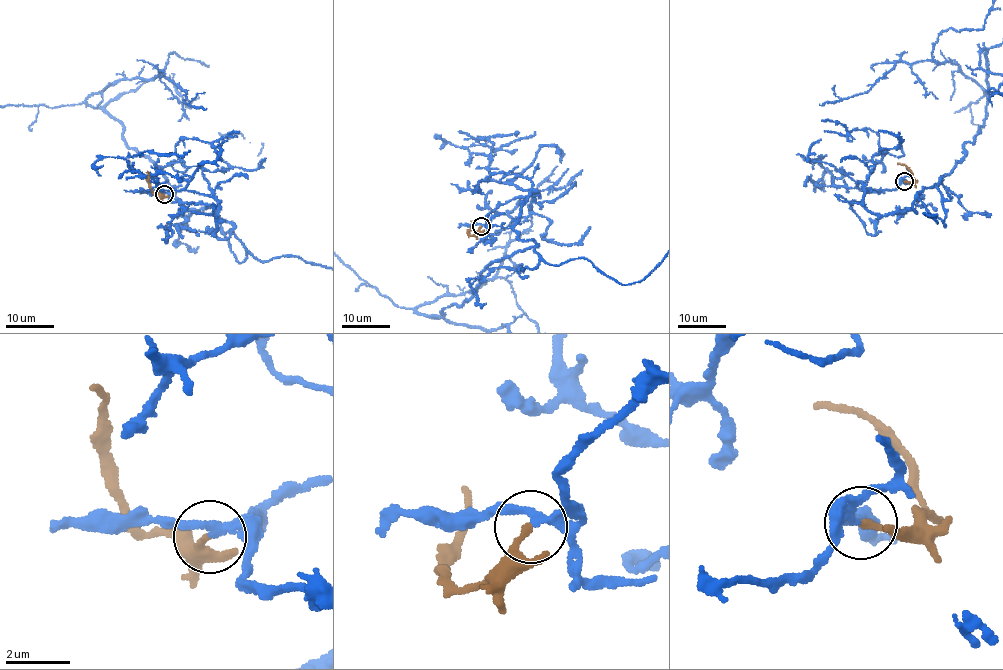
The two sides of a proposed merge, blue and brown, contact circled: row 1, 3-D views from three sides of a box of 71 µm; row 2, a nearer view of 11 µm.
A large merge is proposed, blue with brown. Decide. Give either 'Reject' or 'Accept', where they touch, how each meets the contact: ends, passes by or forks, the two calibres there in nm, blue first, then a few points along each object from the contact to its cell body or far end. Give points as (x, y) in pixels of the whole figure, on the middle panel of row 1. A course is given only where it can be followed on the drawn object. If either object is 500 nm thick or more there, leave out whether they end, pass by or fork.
Accept. Place: (481, 226). At the ring blue passes by. At the ring brown ends. Thickness 220 nm (blue) against 200 nm. Course of blue: (481, 225), (535, 193), (513, 229), (534, 247), (487, 264), (444, 315), (417, 314). Course of brown: (481, 227), (470, 235), (472, 221)

